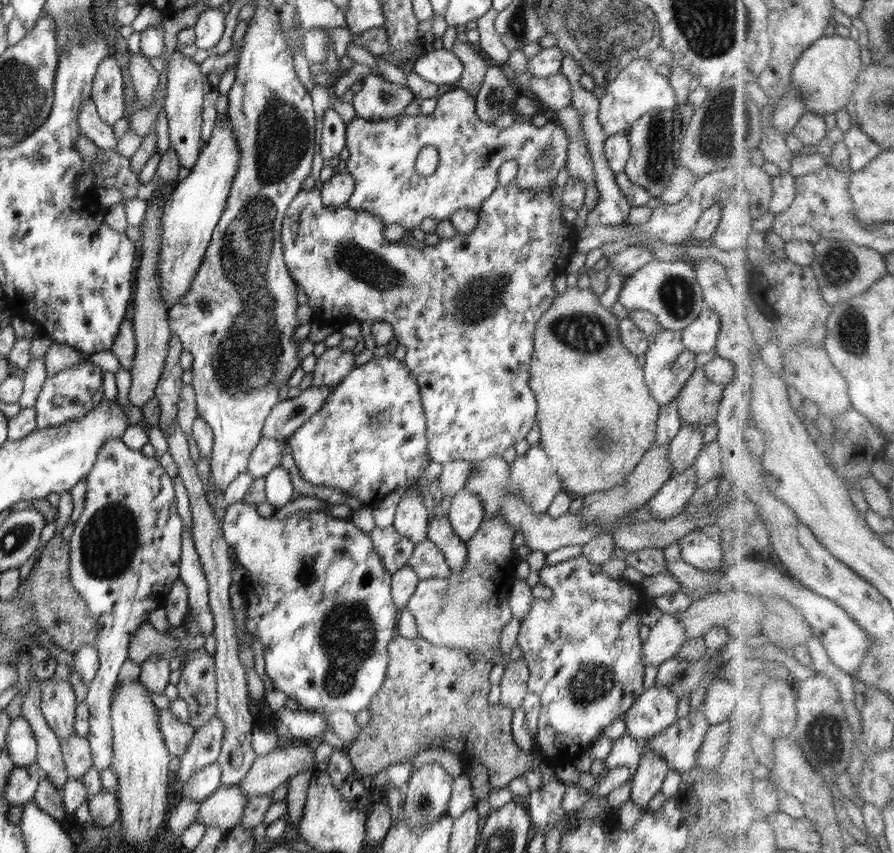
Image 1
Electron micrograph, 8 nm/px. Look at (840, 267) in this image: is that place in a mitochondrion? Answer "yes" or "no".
yes

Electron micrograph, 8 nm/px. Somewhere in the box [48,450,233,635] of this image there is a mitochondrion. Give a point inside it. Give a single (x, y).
(108, 545)

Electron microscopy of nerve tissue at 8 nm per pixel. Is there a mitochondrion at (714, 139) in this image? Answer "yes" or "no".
yes

